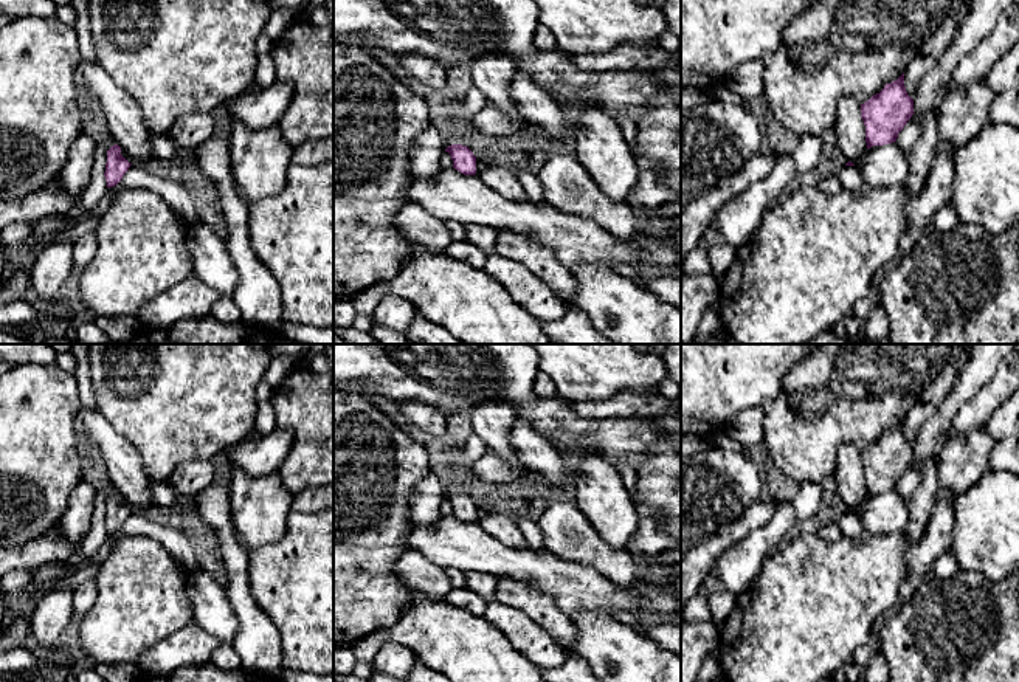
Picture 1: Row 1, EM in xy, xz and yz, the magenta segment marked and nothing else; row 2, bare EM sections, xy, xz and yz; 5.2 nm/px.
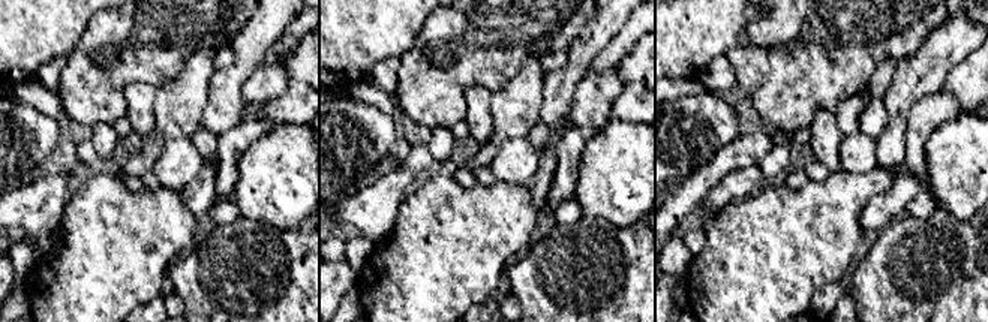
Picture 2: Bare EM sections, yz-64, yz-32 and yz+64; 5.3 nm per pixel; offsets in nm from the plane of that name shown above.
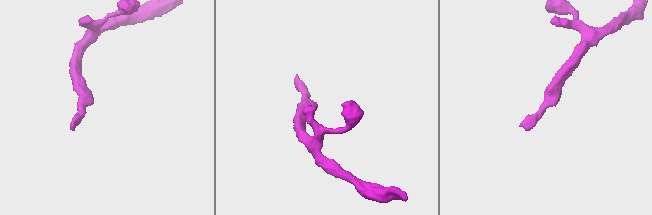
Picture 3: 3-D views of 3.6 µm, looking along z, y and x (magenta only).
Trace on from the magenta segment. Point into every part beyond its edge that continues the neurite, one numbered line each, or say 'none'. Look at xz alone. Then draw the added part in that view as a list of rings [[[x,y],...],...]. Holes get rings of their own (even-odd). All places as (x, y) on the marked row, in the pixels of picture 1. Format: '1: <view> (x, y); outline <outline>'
none

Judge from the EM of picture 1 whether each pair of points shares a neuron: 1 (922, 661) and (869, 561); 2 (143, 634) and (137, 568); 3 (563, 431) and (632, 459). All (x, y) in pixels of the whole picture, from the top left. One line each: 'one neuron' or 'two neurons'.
1: two neurons
2: one neuron
3: one neuron

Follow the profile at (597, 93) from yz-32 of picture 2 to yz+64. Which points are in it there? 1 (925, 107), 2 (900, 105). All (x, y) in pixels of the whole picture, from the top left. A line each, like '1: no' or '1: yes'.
1: yes
2: no

